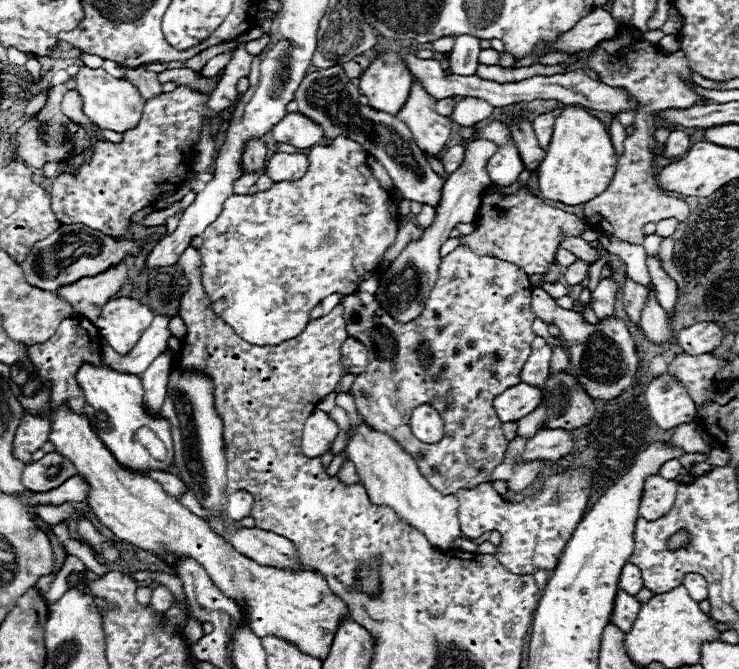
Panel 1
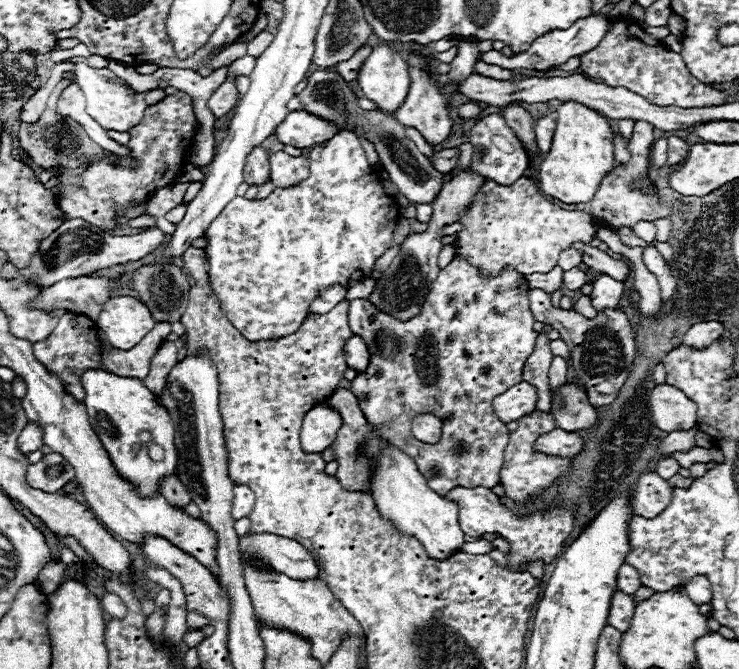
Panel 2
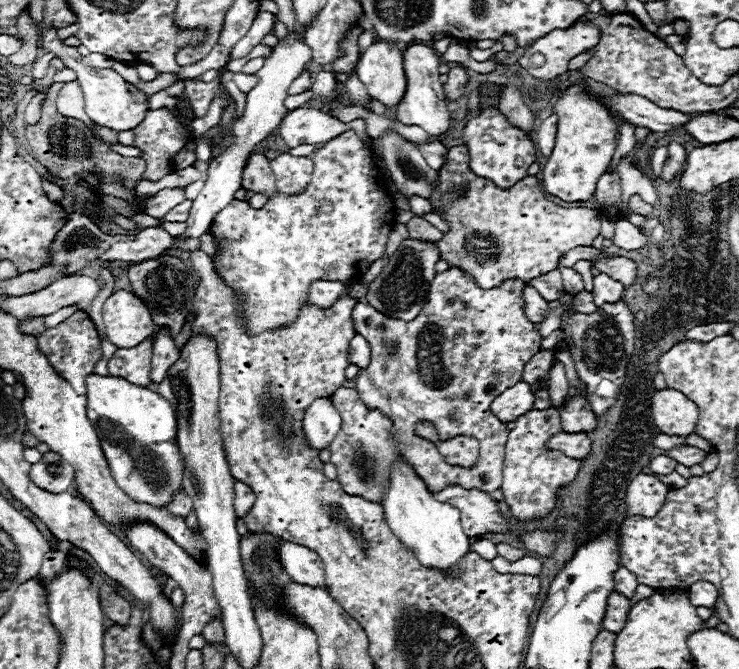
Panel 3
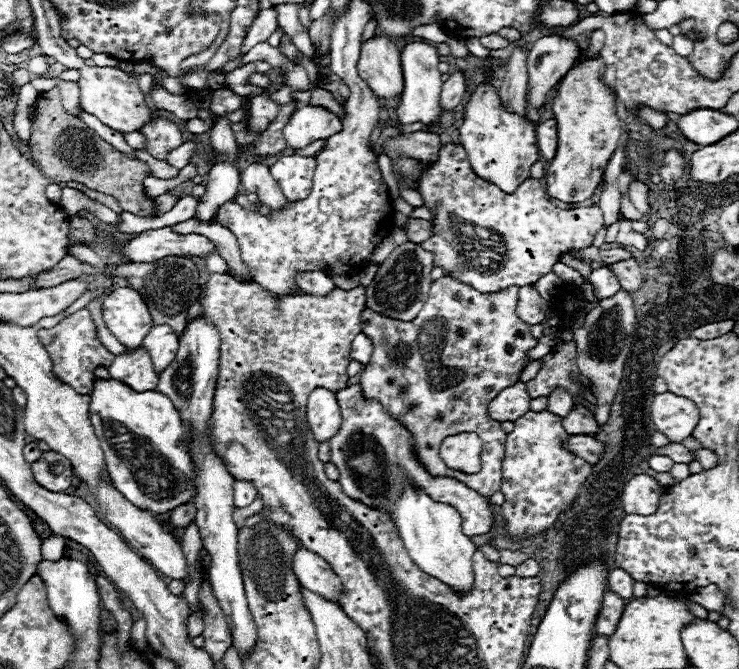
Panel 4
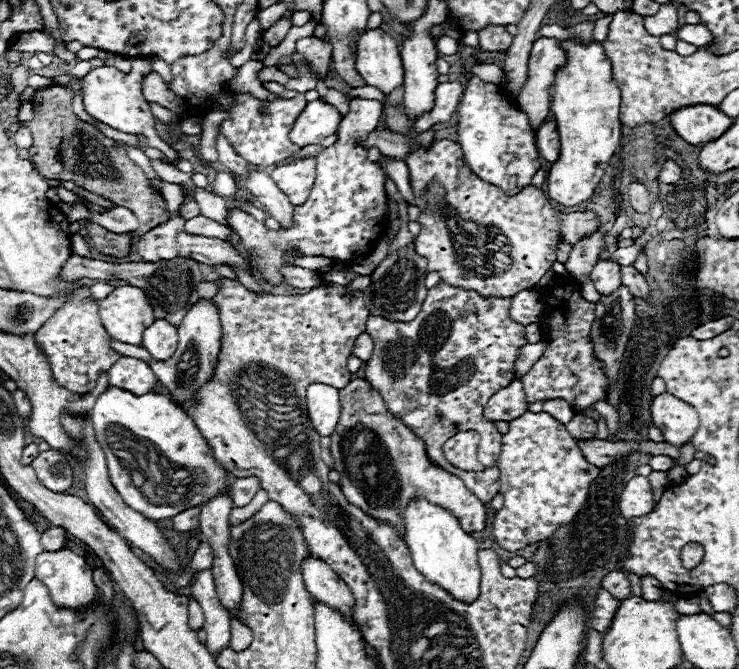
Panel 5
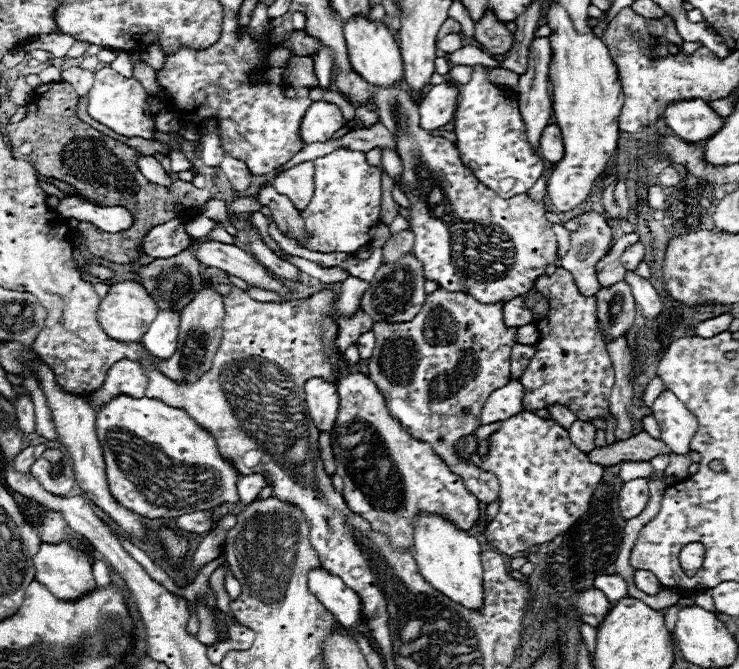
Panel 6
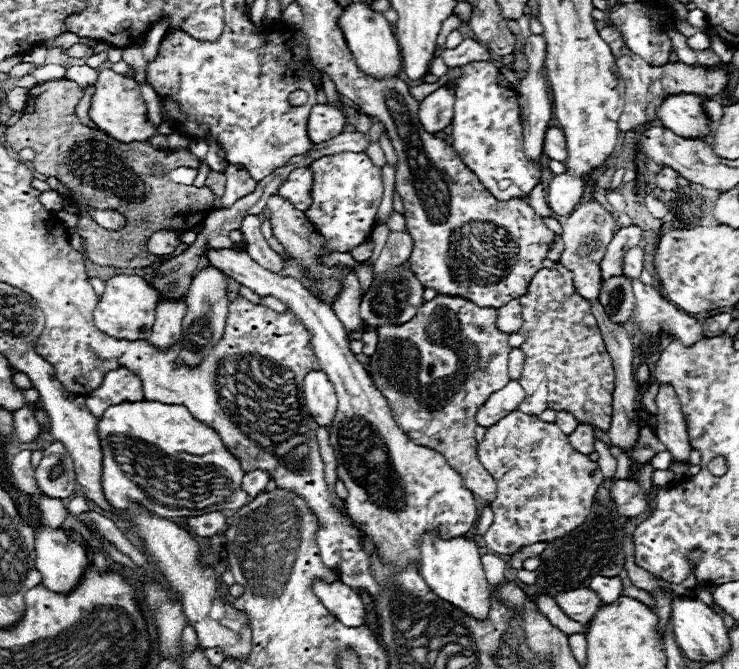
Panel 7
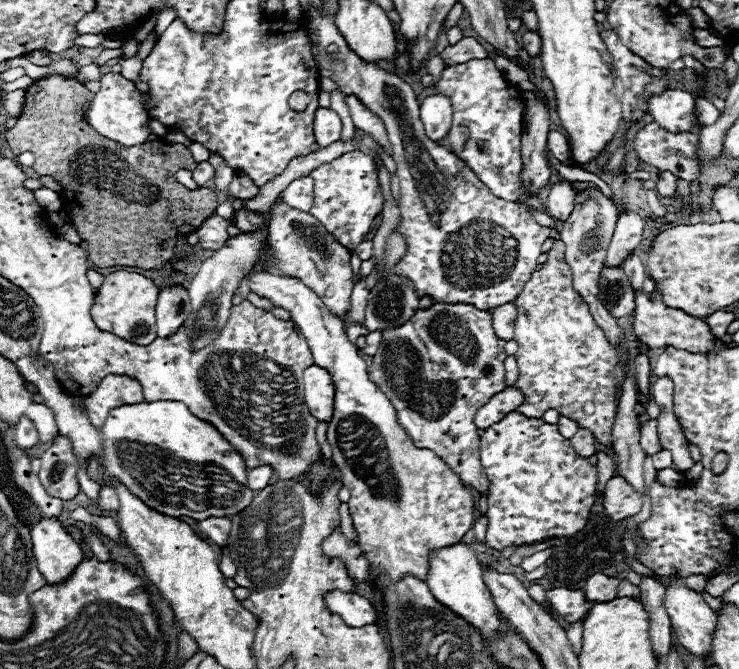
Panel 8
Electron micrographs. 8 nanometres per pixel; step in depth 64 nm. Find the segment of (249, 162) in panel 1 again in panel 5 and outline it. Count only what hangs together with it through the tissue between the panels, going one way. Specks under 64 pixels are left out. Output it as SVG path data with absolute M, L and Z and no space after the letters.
M250 170L246 178L246 188L256 196L256 200L264 206L268 216L280 222L280 226L294 226L294 206L286 194L278 190L266 170Z

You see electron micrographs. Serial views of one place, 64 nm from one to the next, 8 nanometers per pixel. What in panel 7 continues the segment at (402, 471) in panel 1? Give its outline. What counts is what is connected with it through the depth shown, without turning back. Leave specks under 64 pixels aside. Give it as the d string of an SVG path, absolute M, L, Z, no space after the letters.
M426 534L420 550L422 550L420 574L426 580L426 584L430 586L430 590L436 596L450 602L452 606L464 610L468 616L476 620L486 620L490 612L490 586L482 570L478 546L472 540L466 540L464 536L444 542L432 534Z

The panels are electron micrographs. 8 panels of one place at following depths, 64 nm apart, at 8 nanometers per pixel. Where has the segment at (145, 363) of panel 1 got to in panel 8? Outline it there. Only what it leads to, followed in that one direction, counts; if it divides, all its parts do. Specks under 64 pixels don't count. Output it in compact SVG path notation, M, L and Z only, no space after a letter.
M114 374L106 376L100 382L100 386L88 398L84 398L88 408L88 418L96 426L96 430L102 430L108 418L108 410L118 408L122 404L136 404L142 400L144 400L142 386L134 378L114 376Z

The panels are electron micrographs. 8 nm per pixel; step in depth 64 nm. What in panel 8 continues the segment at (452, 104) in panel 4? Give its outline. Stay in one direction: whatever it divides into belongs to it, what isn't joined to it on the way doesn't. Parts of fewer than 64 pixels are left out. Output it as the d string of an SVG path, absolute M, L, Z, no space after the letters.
M436 94L420 104L420 120L424 122L424 132L434 142L440 142L452 124L452 102L450 98Z

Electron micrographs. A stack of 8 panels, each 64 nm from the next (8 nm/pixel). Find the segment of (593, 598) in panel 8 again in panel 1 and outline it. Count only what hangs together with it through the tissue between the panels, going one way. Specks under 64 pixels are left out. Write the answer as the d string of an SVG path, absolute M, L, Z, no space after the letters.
M628 562L628 566L624 566L624 570L620 572L620 582L618 582L620 590L628 592L628 594L638 594L642 588L644 588L644 580L642 580L642 574L640 570Z

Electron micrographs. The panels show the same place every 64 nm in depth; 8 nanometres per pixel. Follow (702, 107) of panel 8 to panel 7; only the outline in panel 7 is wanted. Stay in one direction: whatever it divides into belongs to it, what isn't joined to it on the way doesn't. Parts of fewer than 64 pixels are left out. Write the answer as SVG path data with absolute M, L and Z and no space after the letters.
M704 100L702 106L704 106L706 114L708 114L714 122L722 118L722 104L720 104L720 102L716 102L716 100Z

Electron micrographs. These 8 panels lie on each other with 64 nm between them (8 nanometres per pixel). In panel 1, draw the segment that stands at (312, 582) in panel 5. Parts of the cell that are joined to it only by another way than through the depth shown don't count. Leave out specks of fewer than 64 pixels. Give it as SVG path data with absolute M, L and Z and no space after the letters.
M208 520L208 524L216 534L224 536L240 554L252 558L254 562L260 562L264 566L276 566L276 568L306 570L306 566L296 560L298 552L294 544L284 536L260 528L242 528L238 532L232 530L230 534L226 534L222 522Z

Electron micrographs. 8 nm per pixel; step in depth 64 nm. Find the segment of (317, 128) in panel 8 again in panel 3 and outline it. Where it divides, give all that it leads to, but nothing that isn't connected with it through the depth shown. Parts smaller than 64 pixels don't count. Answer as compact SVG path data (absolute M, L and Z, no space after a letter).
M304 106L304 108L296 108L296 110L288 112L288 116L282 120L282 124L278 128L278 134L290 148L296 148L300 144L328 142L330 138L346 132L348 128L356 130L366 147L372 150L373 140L368 136L362 120L344 124L318 108Z

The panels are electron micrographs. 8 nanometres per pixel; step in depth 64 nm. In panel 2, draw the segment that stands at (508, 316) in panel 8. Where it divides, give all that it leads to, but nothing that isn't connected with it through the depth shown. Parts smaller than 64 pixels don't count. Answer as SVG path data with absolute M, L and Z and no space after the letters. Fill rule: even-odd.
M538 288L528 290L528 300L530 300L530 312L536 322L546 322L552 324L562 340L568 344L570 354L572 354L572 370L576 372L578 382L584 386L588 400L592 402L594 408L598 406L608 406L614 402L614 396L622 388L622 384L628 378L634 354L636 354L636 342L634 342L634 332L628 316L624 314L622 308L612 308L612 310L602 310L596 314L596 318L584 318L582 314L574 310L556 310L550 304L550 296ZM600 382L610 382L614 386L614 394L598 394L596 386Z

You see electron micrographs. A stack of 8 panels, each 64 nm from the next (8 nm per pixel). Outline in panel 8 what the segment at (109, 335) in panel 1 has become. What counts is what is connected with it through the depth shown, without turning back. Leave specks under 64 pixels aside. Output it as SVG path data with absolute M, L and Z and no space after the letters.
M116 270L108 276L104 276L102 286L96 290L96 298L92 304L92 318L94 324L110 334L116 334L128 342L136 342L140 346L146 346L156 340L156 300L158 300L158 288L156 284L138 274L138 272L126 272L126 270Z

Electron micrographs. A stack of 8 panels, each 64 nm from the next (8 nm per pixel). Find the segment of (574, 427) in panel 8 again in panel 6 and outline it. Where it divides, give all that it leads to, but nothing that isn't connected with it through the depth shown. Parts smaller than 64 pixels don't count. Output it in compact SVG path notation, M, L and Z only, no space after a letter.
M550 406L548 410L550 410L552 418L554 418L564 430L568 430L568 428L572 426L572 422L576 420L576 416L574 416L568 408L564 408L564 406Z

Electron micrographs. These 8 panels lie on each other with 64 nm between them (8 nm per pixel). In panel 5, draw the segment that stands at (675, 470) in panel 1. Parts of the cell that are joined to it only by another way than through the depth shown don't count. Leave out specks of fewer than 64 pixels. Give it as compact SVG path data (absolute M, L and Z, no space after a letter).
M652 456L648 464L652 466L652 470L666 472L666 470L670 470L670 468L672 468L672 458L670 458L670 456Z

